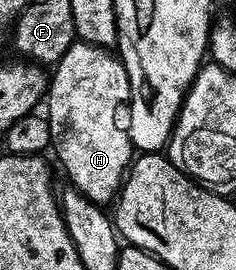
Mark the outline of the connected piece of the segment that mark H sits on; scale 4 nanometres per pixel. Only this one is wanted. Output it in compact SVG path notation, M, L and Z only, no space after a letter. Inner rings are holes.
M77 39L51 70L46 90L46 105L48 101L46 116L50 123L51 152L56 152L71 188L82 191L86 199L101 207L111 206L115 202L128 167L134 160L132 136L128 133L130 131L128 102L131 100L130 79L124 62L115 52L106 50L101 45L91 45L89 41Z

